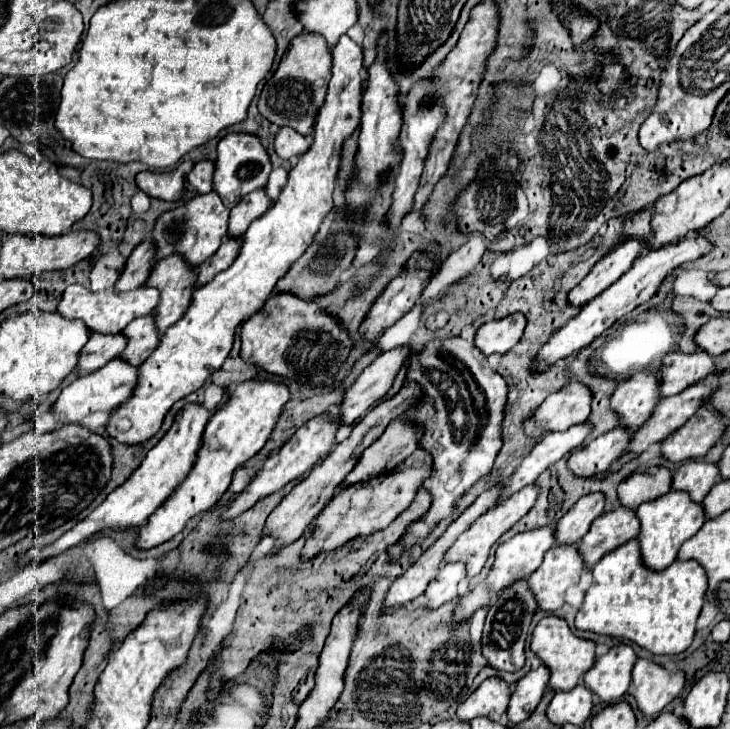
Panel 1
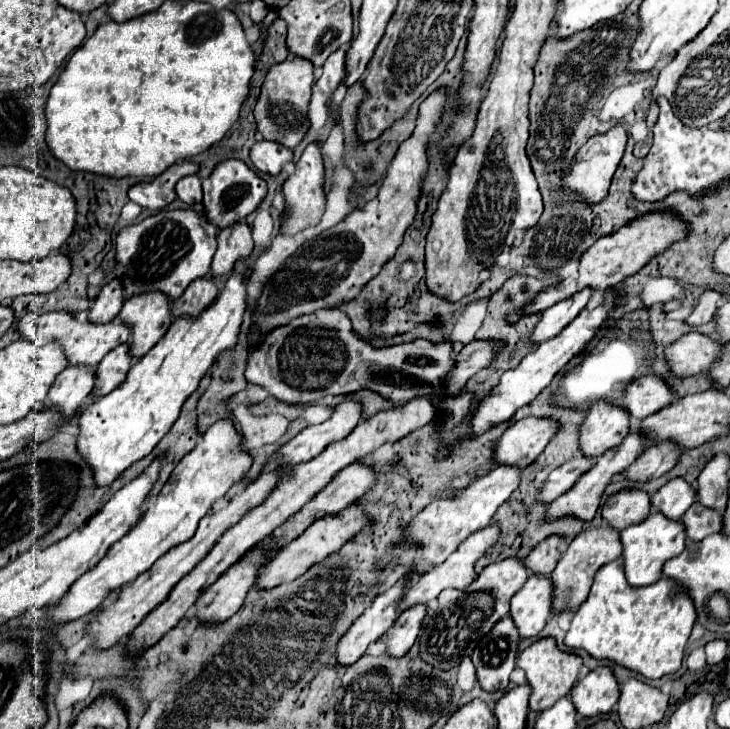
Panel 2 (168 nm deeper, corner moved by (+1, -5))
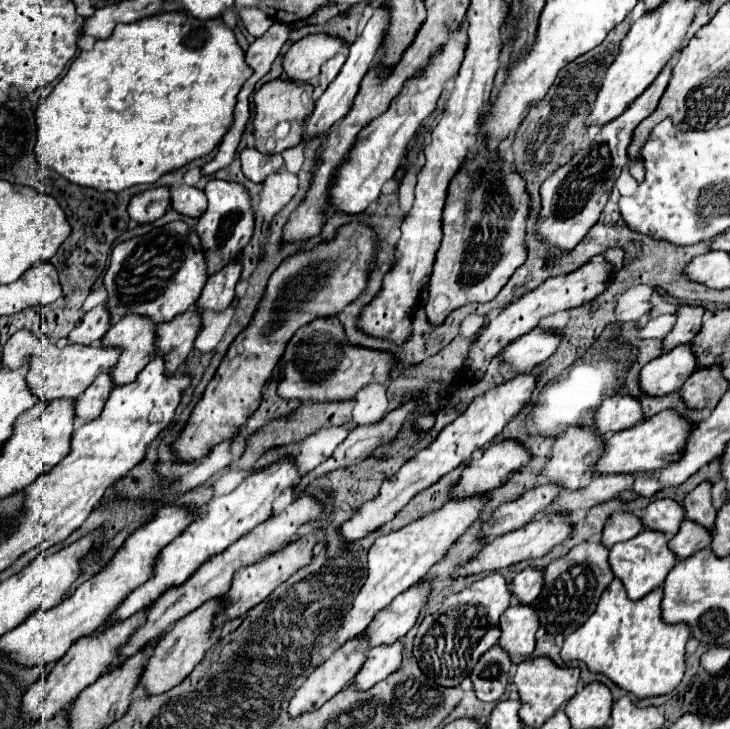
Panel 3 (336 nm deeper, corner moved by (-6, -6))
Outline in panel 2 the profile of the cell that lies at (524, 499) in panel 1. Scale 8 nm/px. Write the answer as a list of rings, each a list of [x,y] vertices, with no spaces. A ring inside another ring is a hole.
[[[489,524],[489,528],[485,528],[485,530],[479,530],[477,534],[471,534],[465,542],[461,542],[461,546],[445,562],[441,562],[441,566],[435,566],[433,570],[429,570],[429,574],[421,574],[421,578],[417,578],[417,582],[409,586],[409,590],[401,602],[401,610],[409,608],[413,604],[419,604],[419,602],[431,602],[445,588],[463,590],[465,586],[469,586],[477,576],[475,562],[485,554],[485,550],[489,550],[489,546],[493,546],[493,542],[497,542],[497,526],[493,526],[493,524]]]

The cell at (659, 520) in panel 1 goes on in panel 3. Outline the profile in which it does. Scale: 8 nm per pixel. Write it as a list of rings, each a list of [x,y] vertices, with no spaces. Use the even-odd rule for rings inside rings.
[[[648,529],[648,531],[638,533],[630,541],[616,543],[614,547],[610,547],[608,563],[610,563],[610,569],[612,569],[614,577],[622,581],[622,585],[624,585],[624,589],[628,593],[628,599],[638,601],[638,599],[642,599],[644,595],[648,595],[650,591],[658,589],[664,583],[668,571],[676,563],[676,557],[668,549],[668,537],[664,533],[658,533],[658,531],[650,531]]]

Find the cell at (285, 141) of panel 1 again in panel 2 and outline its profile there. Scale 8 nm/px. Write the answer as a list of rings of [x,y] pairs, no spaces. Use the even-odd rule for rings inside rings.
[[[257,142],[251,146],[251,162],[255,170],[259,172],[269,172],[269,174],[279,174],[283,164],[293,162],[293,150],[277,144],[277,142]]]

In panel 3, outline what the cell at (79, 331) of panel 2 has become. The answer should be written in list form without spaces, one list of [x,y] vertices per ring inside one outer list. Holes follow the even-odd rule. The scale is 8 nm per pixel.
[[[22,329],[16,335],[12,335],[8,339],[8,343],[4,345],[2,369],[10,371],[10,369],[18,369],[18,367],[28,363],[30,369],[26,373],[26,383],[40,403],[48,403],[48,401],[56,401],[56,399],[76,401],[82,395],[82,391],[86,387],[90,387],[90,383],[100,373],[108,371],[118,361],[118,357],[120,357],[118,349],[114,351],[114,349],[108,349],[102,345],[90,345],[90,347],[66,345],[66,347],[58,349],[56,343],[46,341],[44,337]]]

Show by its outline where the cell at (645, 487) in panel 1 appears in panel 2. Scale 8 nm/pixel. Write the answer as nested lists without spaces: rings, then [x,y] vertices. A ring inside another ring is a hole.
[[[621,490],[607,498],[601,514],[609,526],[623,530],[631,524],[643,522],[651,514],[651,496],[643,490]]]

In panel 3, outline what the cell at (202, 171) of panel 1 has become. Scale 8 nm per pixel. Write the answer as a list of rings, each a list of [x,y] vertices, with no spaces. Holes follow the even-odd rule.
[[[180,185],[170,191],[170,207],[180,215],[198,219],[206,211],[206,195],[196,187]]]

